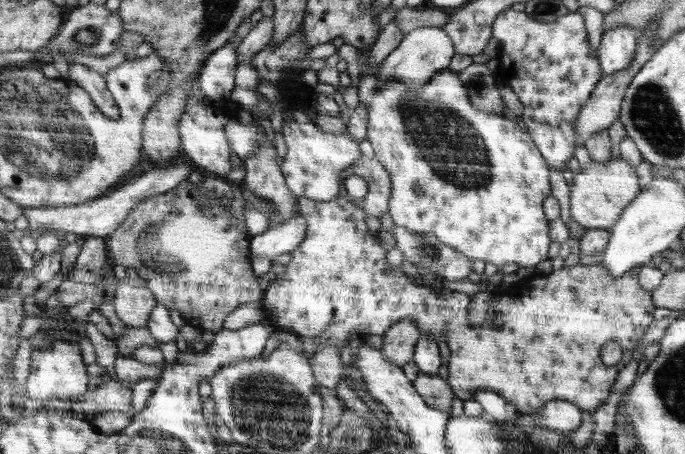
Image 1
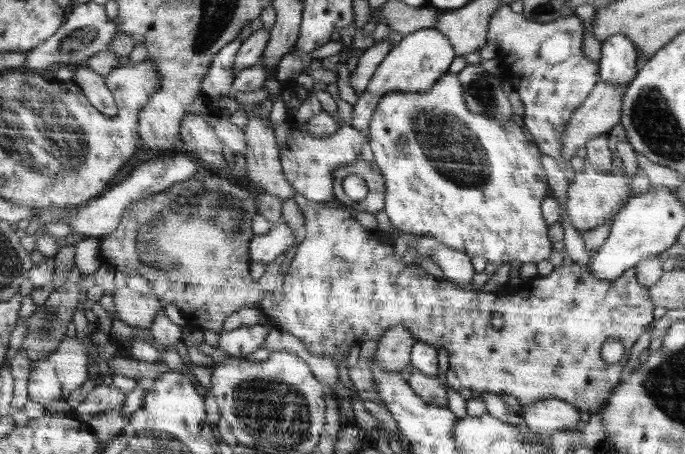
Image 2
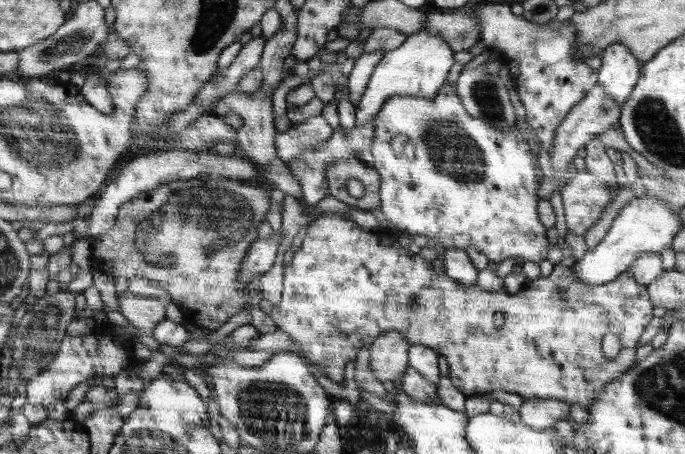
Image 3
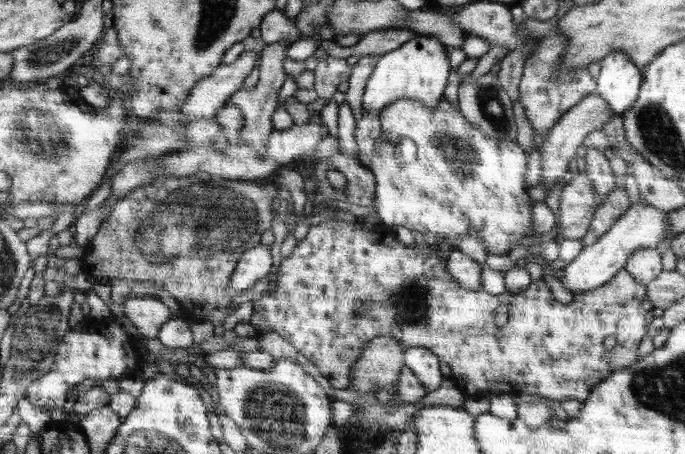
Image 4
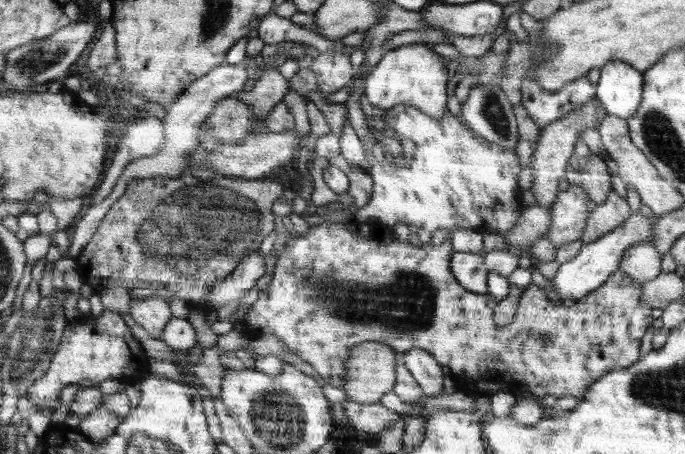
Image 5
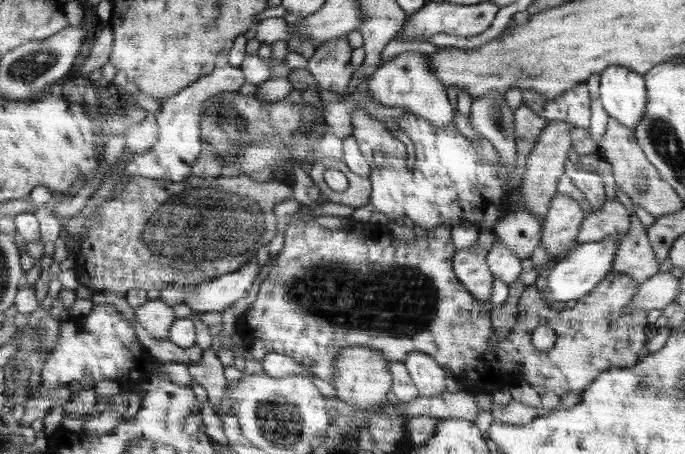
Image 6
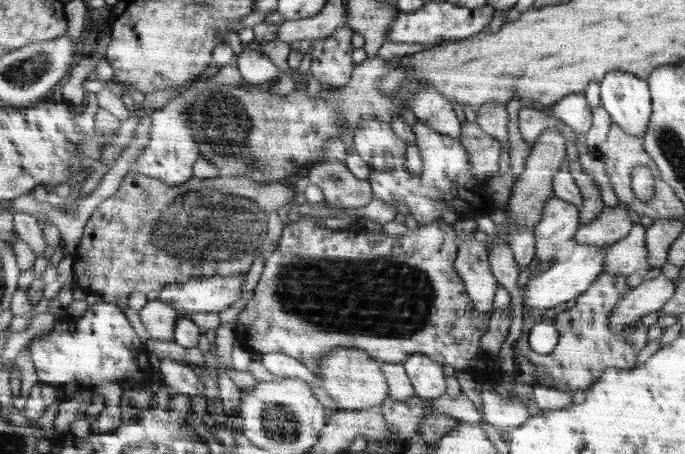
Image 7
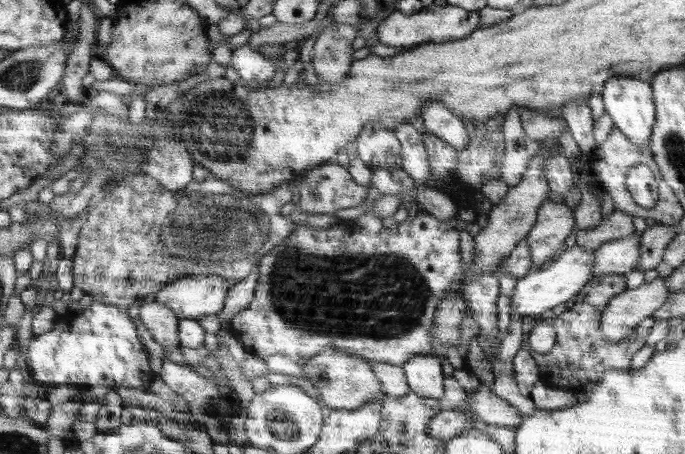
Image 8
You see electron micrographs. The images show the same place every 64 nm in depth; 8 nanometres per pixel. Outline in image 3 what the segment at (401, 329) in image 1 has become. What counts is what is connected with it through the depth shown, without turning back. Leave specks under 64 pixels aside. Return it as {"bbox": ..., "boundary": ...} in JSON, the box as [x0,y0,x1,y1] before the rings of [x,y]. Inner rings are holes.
{"bbox":[370,330,410,384],"boundary":[[[390,330],[376,337],[370,345],[370,370],[374,372],[376,380],[383,384],[401,379],[403,374],[410,368],[410,348],[408,342],[402,334]]]}

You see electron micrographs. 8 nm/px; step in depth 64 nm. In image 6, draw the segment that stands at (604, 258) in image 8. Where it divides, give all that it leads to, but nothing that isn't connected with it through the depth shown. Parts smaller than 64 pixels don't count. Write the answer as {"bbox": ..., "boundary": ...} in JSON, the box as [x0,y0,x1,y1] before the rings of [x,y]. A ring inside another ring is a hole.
{"bbox":[613,210,659,283],"boundary":[[[635,210],[631,215],[631,228],[616,252],[613,270],[629,274],[636,282],[643,283],[659,272],[659,260],[647,238],[647,228],[640,223]]]}

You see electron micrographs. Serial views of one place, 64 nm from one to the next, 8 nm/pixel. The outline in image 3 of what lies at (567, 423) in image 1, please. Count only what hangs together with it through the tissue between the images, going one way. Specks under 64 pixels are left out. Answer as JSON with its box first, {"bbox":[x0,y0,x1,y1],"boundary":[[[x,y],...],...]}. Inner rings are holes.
{"bbox":[519,399,570,430],"boundary":[[[554,399],[524,400],[519,410],[520,420],[534,430],[555,428],[558,420],[570,420],[570,405]]]}

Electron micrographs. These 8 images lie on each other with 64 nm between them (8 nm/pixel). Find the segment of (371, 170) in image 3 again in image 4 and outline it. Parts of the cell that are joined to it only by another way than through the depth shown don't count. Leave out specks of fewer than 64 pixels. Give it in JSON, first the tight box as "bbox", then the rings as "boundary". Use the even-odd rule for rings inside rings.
{"bbox":[313,153,375,207],"boundary":[[[335,153],[331,157],[319,158],[314,170],[318,188],[315,200],[313,200],[314,206],[326,200],[347,201],[359,207],[374,206],[375,175],[370,168],[366,168],[354,158]],[[328,168],[334,168],[346,176],[348,186],[345,190],[330,188],[328,180],[326,180]]]}

